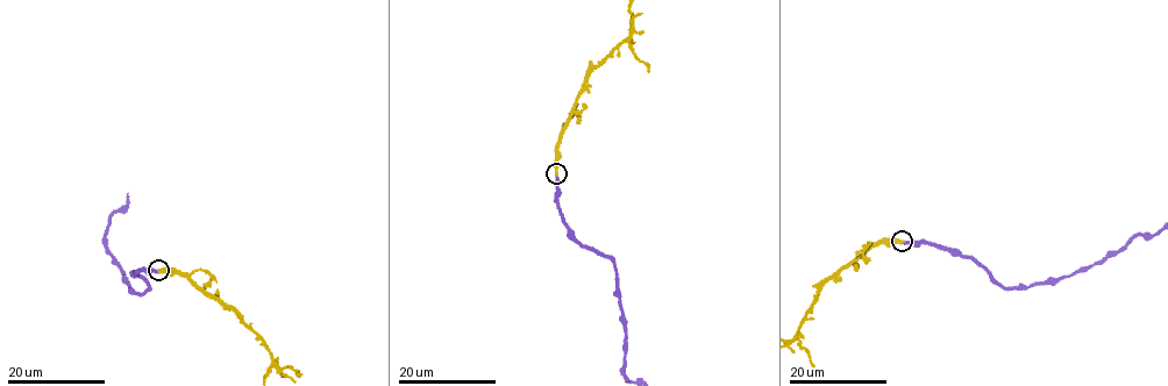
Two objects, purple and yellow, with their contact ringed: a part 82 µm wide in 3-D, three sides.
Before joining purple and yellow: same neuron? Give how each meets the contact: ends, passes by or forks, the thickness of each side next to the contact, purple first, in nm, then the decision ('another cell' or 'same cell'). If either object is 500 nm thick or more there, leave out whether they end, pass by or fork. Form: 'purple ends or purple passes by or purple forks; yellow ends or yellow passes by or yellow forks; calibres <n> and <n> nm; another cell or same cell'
purple ends; yellow ends; calibres 380 and 460 nm; same cell

